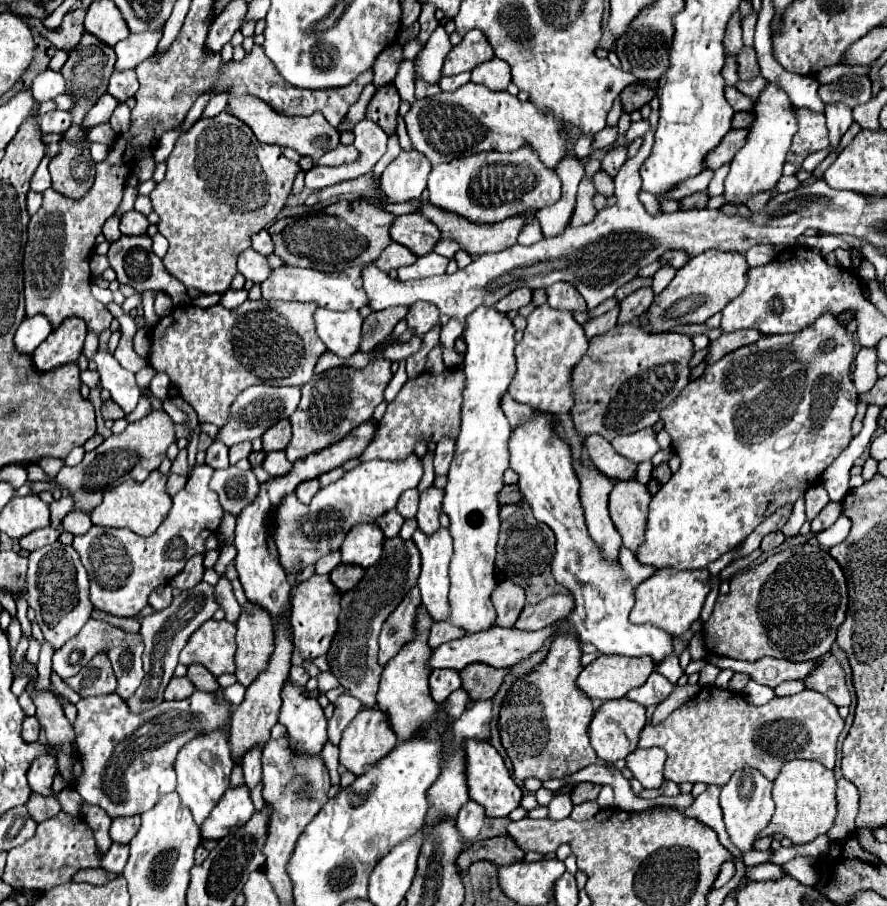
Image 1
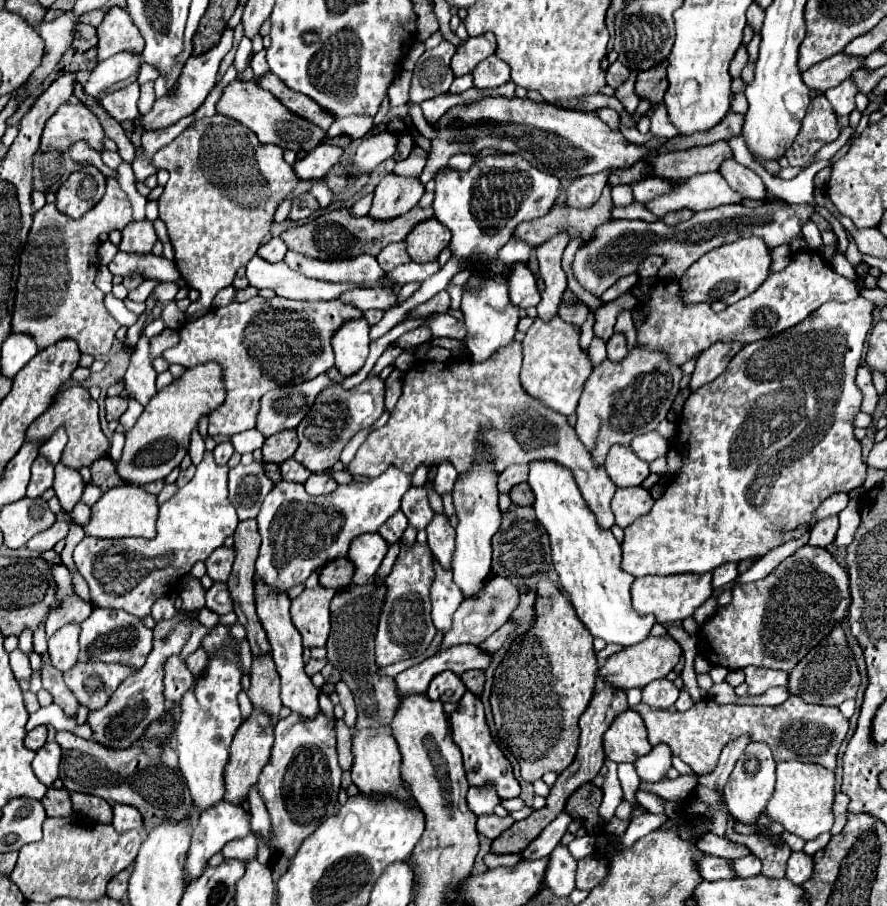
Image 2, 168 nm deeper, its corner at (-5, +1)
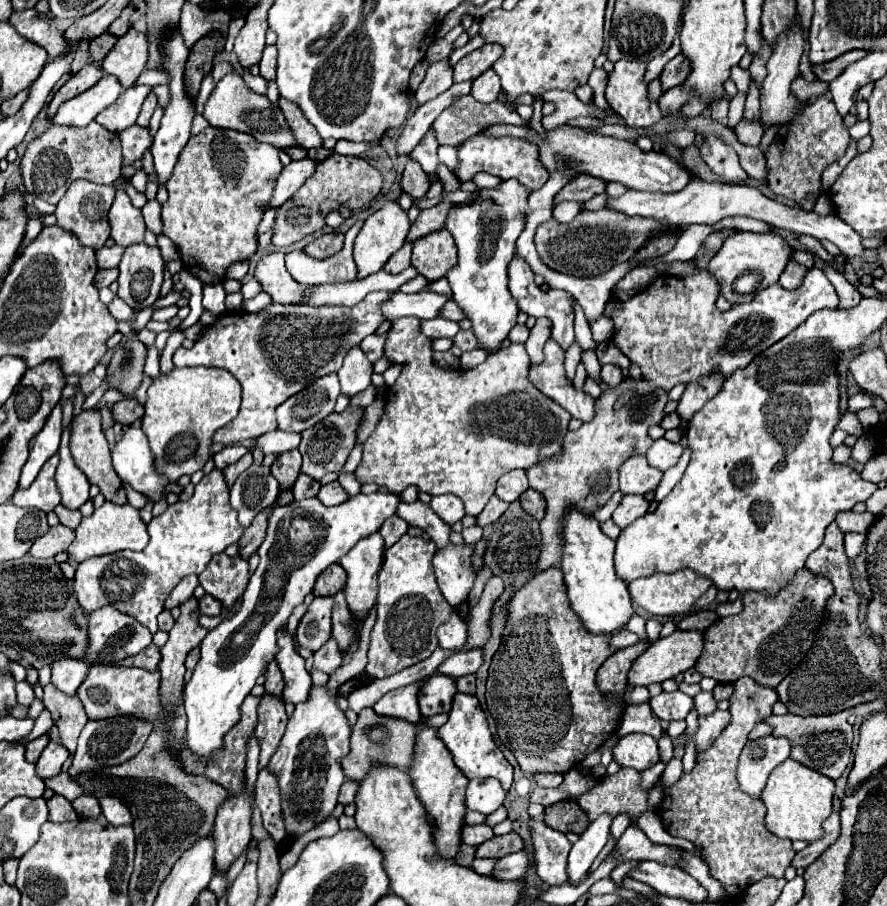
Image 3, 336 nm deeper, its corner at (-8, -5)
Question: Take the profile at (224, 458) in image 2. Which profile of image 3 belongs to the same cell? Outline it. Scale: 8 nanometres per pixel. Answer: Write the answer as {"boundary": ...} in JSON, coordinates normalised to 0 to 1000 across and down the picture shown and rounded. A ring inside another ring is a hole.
{"boundary":[[[255,492],[253,497],[248,497],[246,501],[241,501],[239,503],[239,508],[241,508],[241,512],[244,512],[244,517],[246,519],[250,519],[250,517],[255,517],[255,514],[259,514],[259,512],[264,512],[266,508],[271,508],[275,501],[280,499],[280,494],[277,492]]]}

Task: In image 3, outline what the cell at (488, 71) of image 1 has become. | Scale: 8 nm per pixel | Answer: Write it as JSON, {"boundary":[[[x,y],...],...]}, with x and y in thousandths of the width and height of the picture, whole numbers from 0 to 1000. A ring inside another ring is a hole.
{"boundary":[[[552,75],[552,77],[546,79],[543,84],[539,84],[539,86],[532,91],[530,104],[532,104],[539,113],[543,113],[543,115],[550,115],[550,113],[561,110],[561,104],[564,104],[564,86],[559,84],[559,79]]]}

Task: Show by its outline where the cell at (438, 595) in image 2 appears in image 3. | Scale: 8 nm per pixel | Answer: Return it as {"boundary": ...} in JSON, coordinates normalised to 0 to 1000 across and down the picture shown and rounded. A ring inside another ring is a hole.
{"boundary":[[[512,673],[505,689],[494,693],[494,713],[501,717],[521,717],[525,713],[525,704],[528,704],[525,689]]]}

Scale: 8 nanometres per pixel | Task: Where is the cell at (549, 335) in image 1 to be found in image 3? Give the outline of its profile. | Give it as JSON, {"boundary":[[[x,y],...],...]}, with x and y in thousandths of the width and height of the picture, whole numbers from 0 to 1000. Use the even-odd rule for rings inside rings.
{"boundary":[[[620,373],[613,382],[613,402],[598,406],[598,422],[618,439],[629,444],[636,453],[656,466],[665,466],[670,461],[670,442],[649,430],[645,424],[638,422],[636,415],[636,386]]]}

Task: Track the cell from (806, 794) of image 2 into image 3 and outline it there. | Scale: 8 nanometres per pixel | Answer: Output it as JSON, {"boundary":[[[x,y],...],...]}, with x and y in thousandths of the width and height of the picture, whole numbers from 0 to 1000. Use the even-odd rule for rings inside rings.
{"boundary":[[[888,837],[870,850],[859,872],[857,881],[864,890],[861,909],[877,925],[915,929],[924,925],[924,909],[938,896],[938,879],[940,879],[940,863],[936,859],[929,859],[929,854],[902,845],[897,839]]]}

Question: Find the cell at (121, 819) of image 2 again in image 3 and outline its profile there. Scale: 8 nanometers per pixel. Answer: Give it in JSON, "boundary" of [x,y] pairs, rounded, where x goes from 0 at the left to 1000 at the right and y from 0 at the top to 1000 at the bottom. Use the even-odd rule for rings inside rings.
{"boundary":[[[115,879],[113,892],[115,892],[115,901],[120,905],[124,905],[124,909],[149,909],[144,890],[138,883],[133,883],[129,879]]]}

